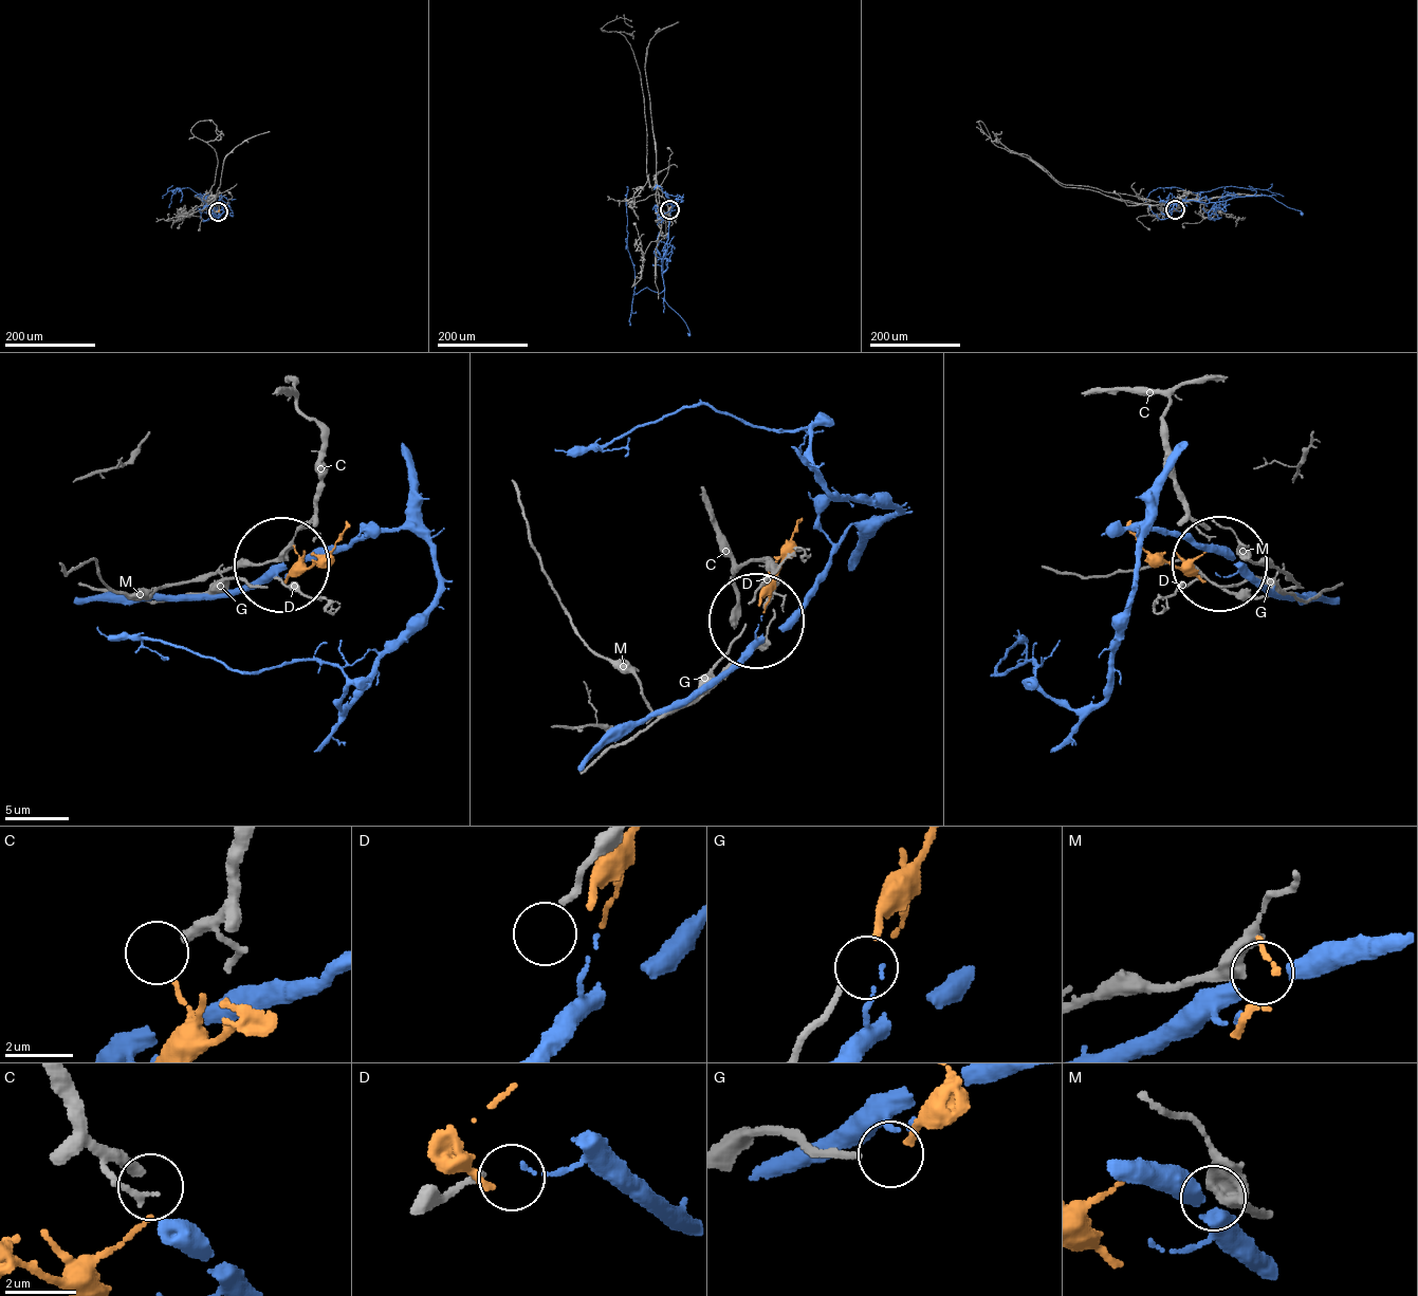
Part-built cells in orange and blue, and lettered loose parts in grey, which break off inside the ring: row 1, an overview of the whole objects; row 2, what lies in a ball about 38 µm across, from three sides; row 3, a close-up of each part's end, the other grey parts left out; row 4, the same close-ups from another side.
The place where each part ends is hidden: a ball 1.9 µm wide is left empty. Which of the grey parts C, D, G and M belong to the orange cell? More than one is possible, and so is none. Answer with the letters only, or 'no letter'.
G

